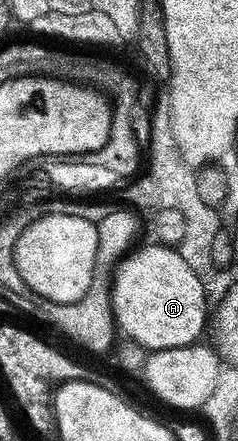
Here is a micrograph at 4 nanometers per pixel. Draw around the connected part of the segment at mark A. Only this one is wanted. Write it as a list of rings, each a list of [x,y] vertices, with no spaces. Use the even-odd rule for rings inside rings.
[[[155,246],[144,247],[141,251],[136,249],[125,255],[120,260],[110,288],[112,311],[119,330],[140,342],[149,352],[185,347],[197,342],[203,336],[200,335],[203,331],[205,334],[206,320],[210,315],[210,306],[204,296],[199,274],[183,259],[175,246]]]

